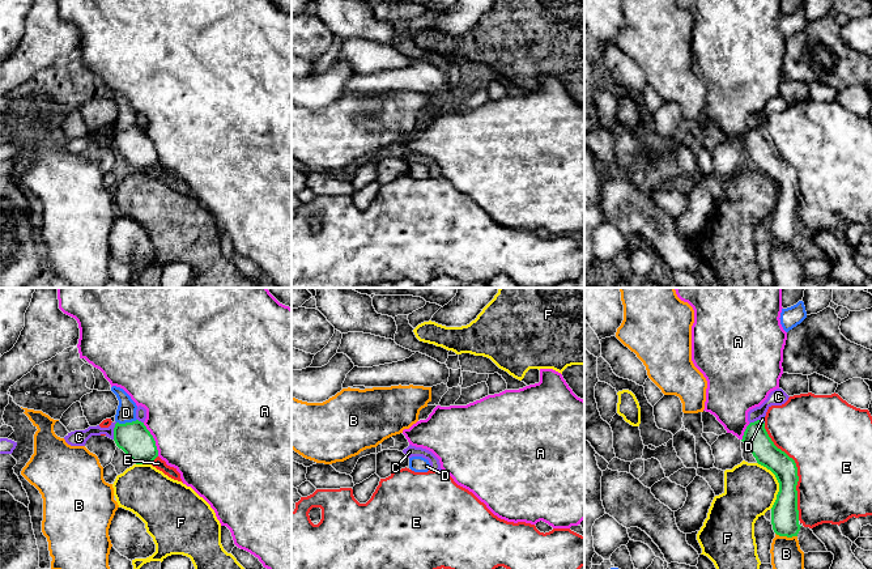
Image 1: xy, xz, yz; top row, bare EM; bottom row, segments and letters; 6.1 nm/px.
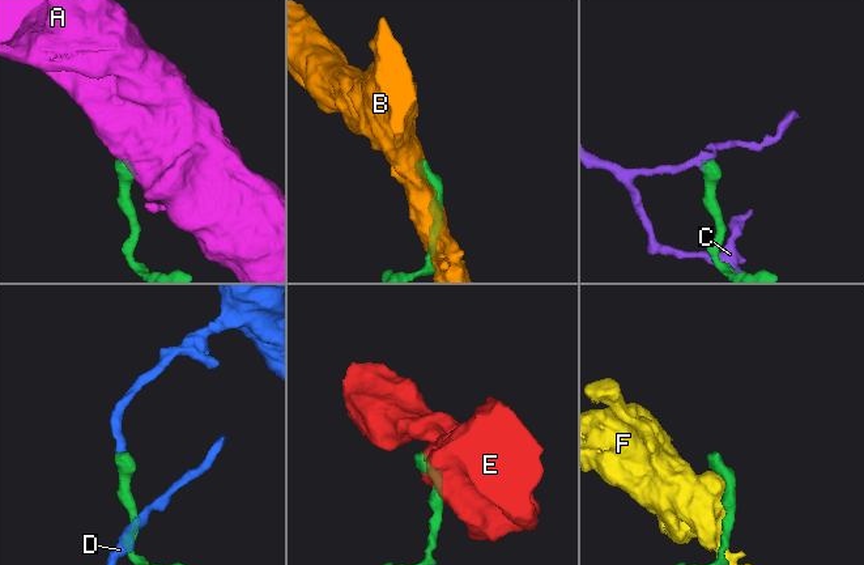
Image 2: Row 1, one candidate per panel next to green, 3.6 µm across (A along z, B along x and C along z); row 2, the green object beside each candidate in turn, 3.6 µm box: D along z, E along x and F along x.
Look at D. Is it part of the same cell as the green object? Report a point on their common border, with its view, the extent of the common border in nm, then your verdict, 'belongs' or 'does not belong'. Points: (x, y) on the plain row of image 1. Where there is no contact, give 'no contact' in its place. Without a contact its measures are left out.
xy (126, 130) | 130 nm | belongs

